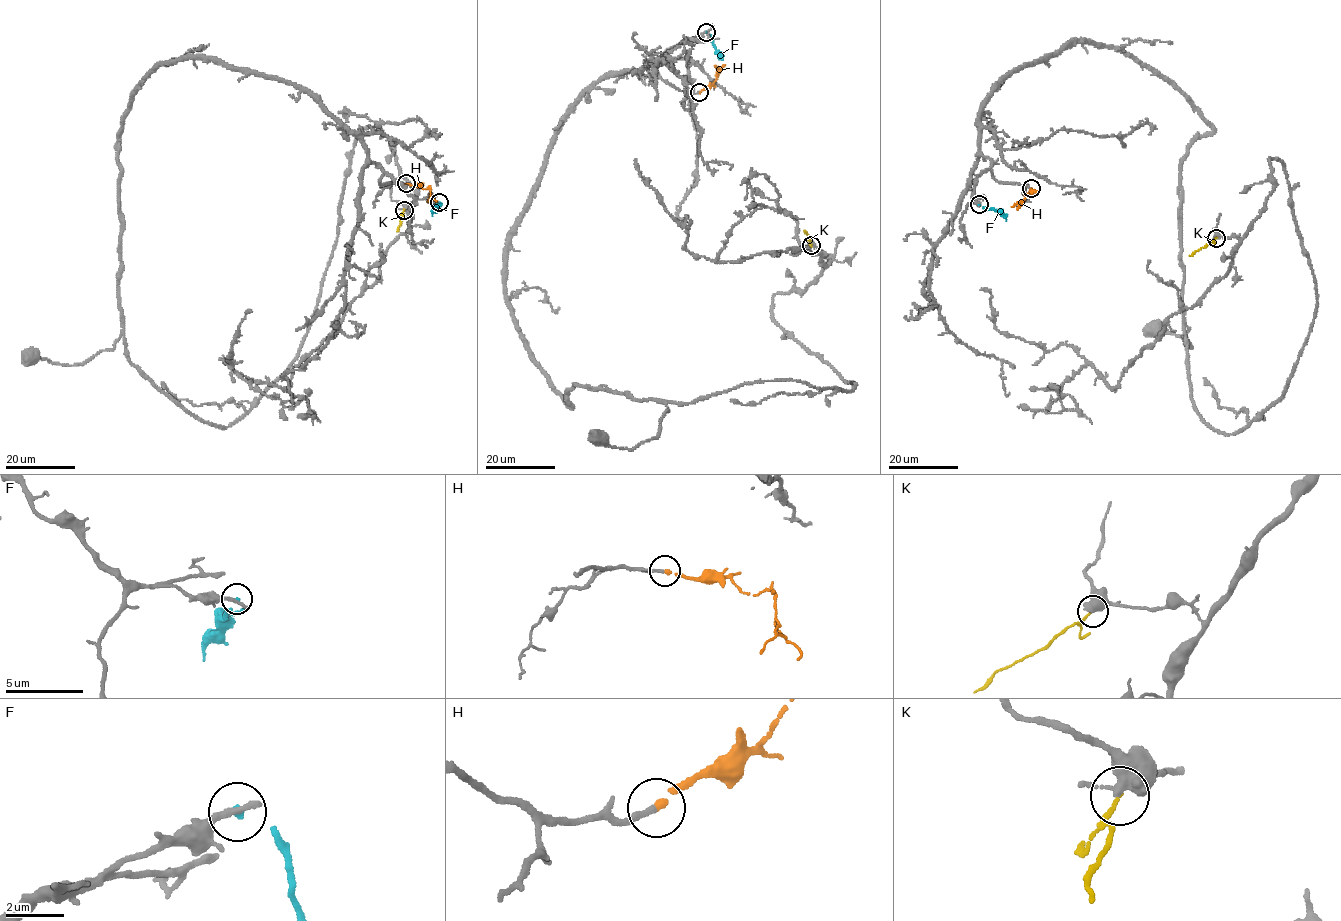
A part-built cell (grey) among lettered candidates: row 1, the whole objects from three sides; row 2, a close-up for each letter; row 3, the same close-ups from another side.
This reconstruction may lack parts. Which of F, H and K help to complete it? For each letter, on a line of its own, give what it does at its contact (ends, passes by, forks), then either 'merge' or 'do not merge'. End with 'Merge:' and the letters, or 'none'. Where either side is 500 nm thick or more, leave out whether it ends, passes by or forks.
F: it ends; do not merge
H: it ends; merge
K: do not merge
Merge: H

